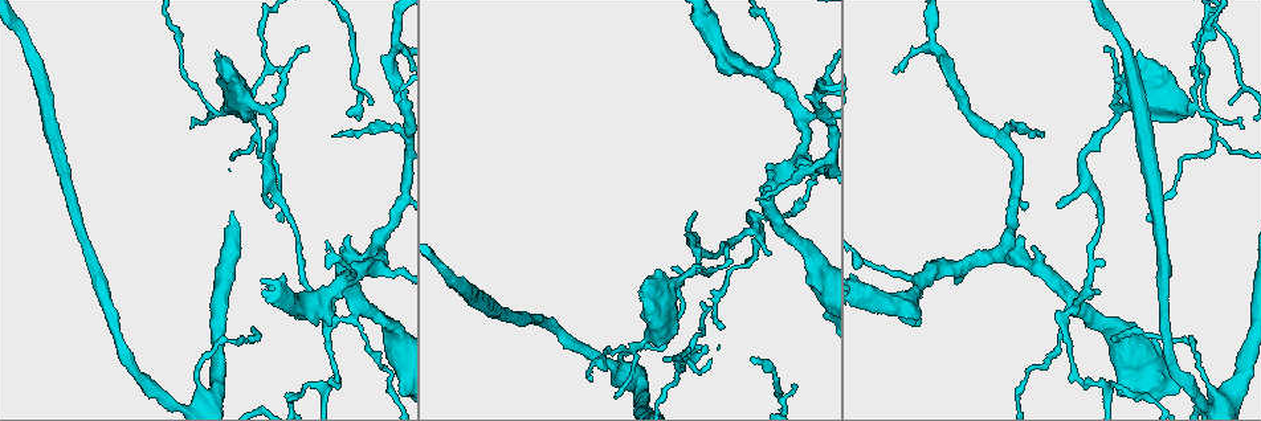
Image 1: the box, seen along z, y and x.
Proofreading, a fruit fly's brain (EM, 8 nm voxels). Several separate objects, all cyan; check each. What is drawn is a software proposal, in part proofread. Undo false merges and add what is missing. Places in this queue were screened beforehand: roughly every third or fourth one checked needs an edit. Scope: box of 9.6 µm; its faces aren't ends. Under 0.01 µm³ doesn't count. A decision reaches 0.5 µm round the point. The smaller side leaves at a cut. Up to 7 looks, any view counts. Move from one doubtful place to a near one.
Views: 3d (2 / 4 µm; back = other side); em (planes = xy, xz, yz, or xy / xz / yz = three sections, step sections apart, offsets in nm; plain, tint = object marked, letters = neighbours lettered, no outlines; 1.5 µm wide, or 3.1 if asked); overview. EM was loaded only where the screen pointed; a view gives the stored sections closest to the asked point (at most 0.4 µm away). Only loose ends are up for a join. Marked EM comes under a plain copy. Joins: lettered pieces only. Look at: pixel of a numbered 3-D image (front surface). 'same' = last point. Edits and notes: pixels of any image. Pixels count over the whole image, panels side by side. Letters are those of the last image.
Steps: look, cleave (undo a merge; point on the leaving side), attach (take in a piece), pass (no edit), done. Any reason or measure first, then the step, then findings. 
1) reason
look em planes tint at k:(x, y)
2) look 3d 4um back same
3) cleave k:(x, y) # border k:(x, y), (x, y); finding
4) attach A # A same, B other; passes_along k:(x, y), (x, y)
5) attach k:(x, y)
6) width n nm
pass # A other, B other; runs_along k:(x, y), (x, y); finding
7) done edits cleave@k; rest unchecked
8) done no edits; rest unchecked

tapers out
look em yz step 4 letters at 1:(693, 214)

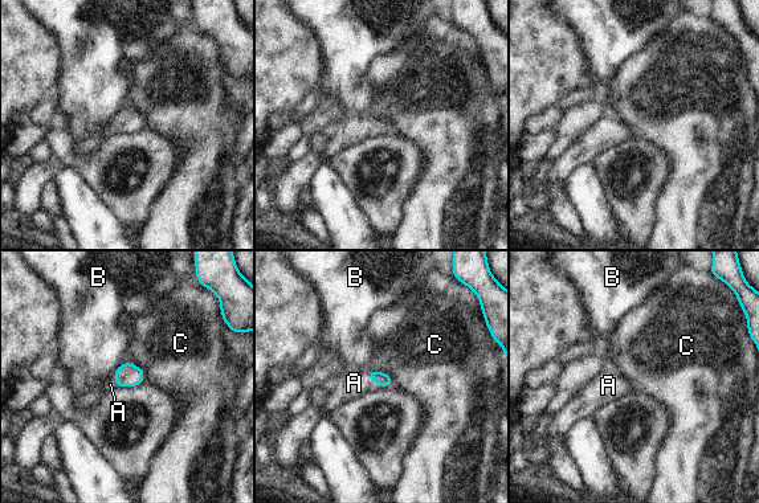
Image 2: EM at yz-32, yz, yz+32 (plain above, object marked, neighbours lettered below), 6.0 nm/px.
longest_contact C 170 nm
attach A # A same, B other, C other; the neuron continues

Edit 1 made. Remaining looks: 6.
see it whole again
look overview

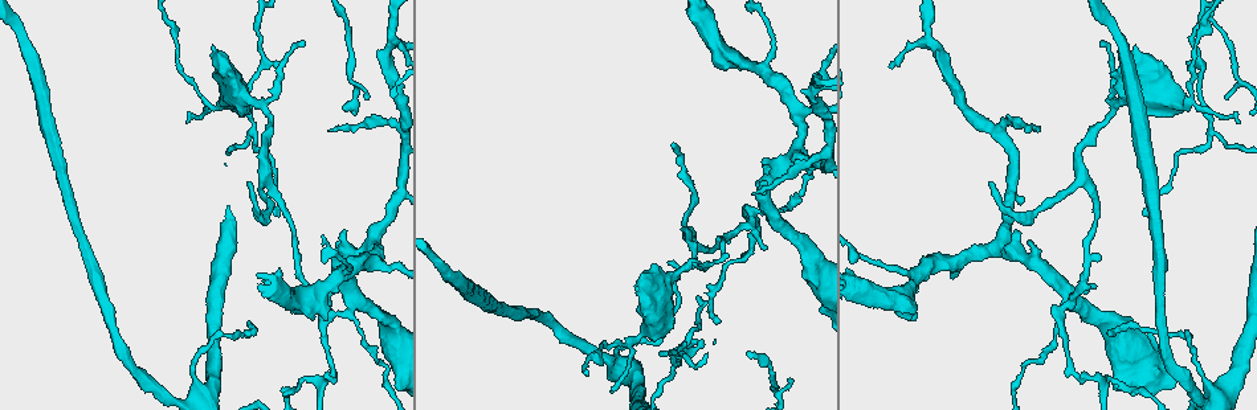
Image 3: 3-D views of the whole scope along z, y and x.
sudden change in width
look 3d 4um at 3:(641, 285)

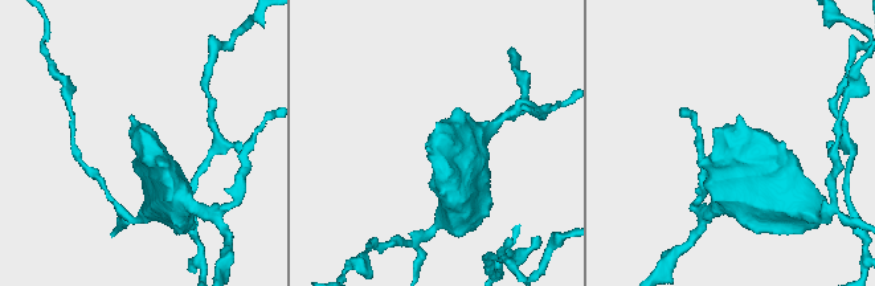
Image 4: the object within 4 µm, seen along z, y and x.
shape alone is not enough
look em yz step 8 tint at 4:(140, 143)

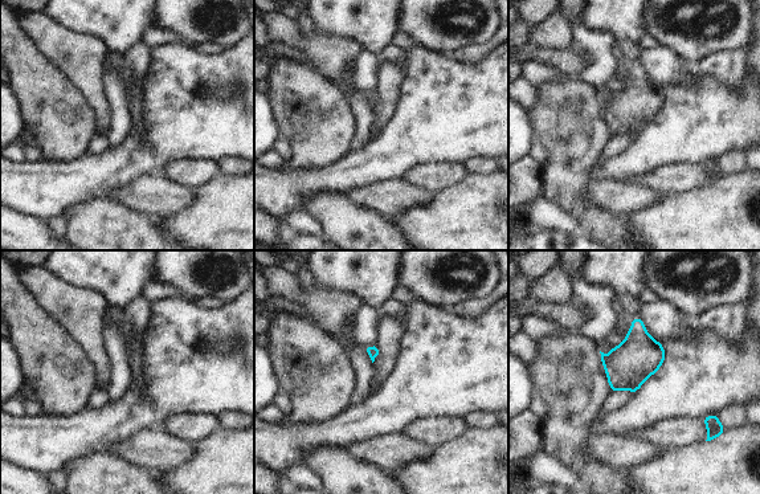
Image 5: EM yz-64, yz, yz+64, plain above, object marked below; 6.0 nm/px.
cut it another way
look em xz step 4 letters same

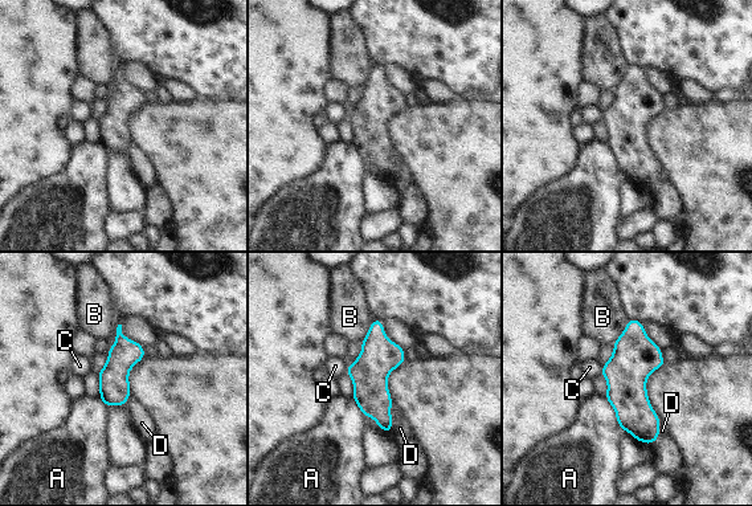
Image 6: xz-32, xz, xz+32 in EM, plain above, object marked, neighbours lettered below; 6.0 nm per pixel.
pass # A other, B other, C other, D other; runs_along 6:(632, 322), (633, 412), (650, 440); continuous, no second neuron

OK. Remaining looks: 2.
thin end
look 3d 2um at 3:(727, 254)

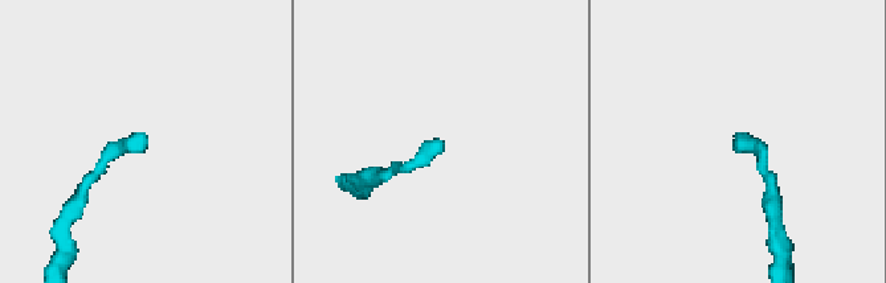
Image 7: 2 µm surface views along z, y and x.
look em xy step 8 letters at 7:(742, 136)

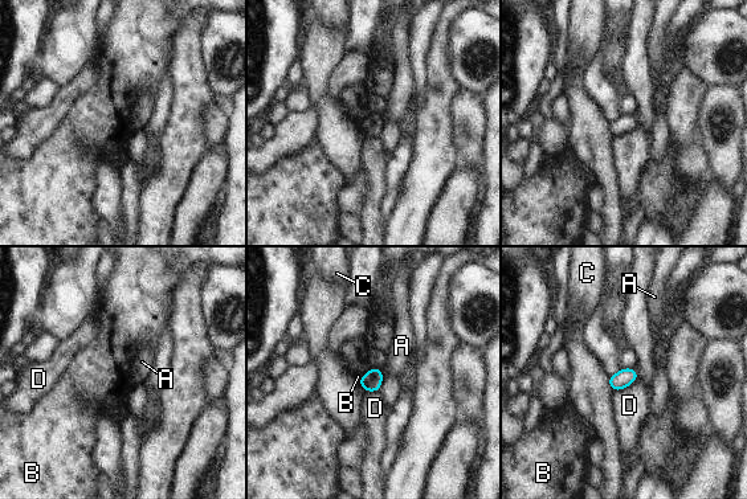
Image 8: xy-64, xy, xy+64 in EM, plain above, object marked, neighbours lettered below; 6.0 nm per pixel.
longest_contact D 170 nm
pass # A other, B other, C other, D other; border 8:(637, 377), (627, 387), (615, 392); no lettered piece goes on from it

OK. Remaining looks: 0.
done edits attach@2; rest unchecked

